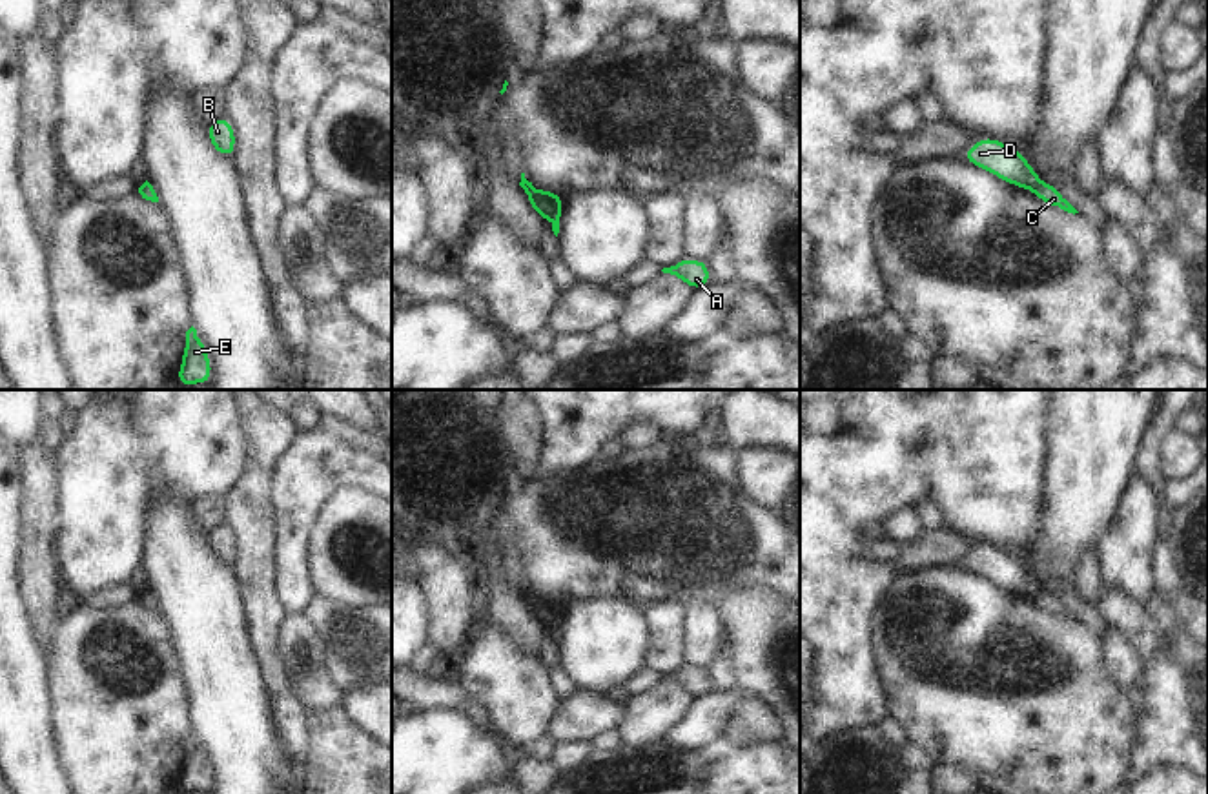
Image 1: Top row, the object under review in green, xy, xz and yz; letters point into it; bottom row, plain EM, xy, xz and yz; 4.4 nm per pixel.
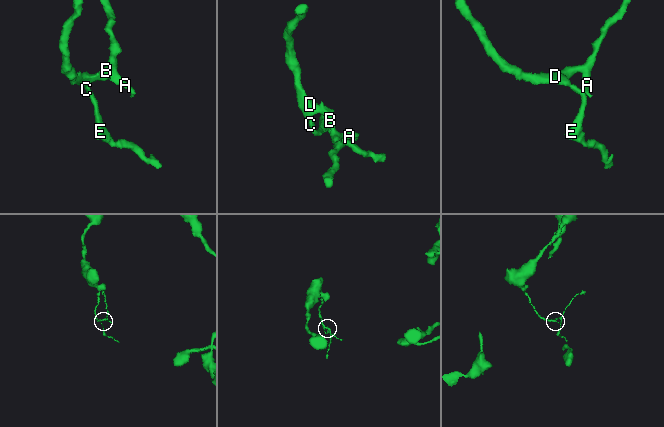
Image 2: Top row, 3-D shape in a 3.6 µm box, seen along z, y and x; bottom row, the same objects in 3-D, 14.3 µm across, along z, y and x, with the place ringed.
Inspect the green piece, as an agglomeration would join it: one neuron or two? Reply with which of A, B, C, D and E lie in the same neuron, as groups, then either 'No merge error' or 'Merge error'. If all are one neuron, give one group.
Groups: A B D / C E. Merge error

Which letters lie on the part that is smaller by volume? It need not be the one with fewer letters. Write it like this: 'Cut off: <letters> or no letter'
Cut off: C, E

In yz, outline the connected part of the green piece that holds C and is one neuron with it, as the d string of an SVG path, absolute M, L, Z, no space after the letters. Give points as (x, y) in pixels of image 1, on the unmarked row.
M1040 590L1037 599L1035 599L1037 606L1053 614L1053 616L1060 616L1068 621L1079 621L1059 599L1059 596L1055 596L1049 590Z

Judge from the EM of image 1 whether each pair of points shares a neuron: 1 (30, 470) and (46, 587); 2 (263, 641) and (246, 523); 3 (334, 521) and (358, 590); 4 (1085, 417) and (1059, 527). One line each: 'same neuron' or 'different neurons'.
1: same neuron
2: same neuron
3: same neuron
4: same neuron

